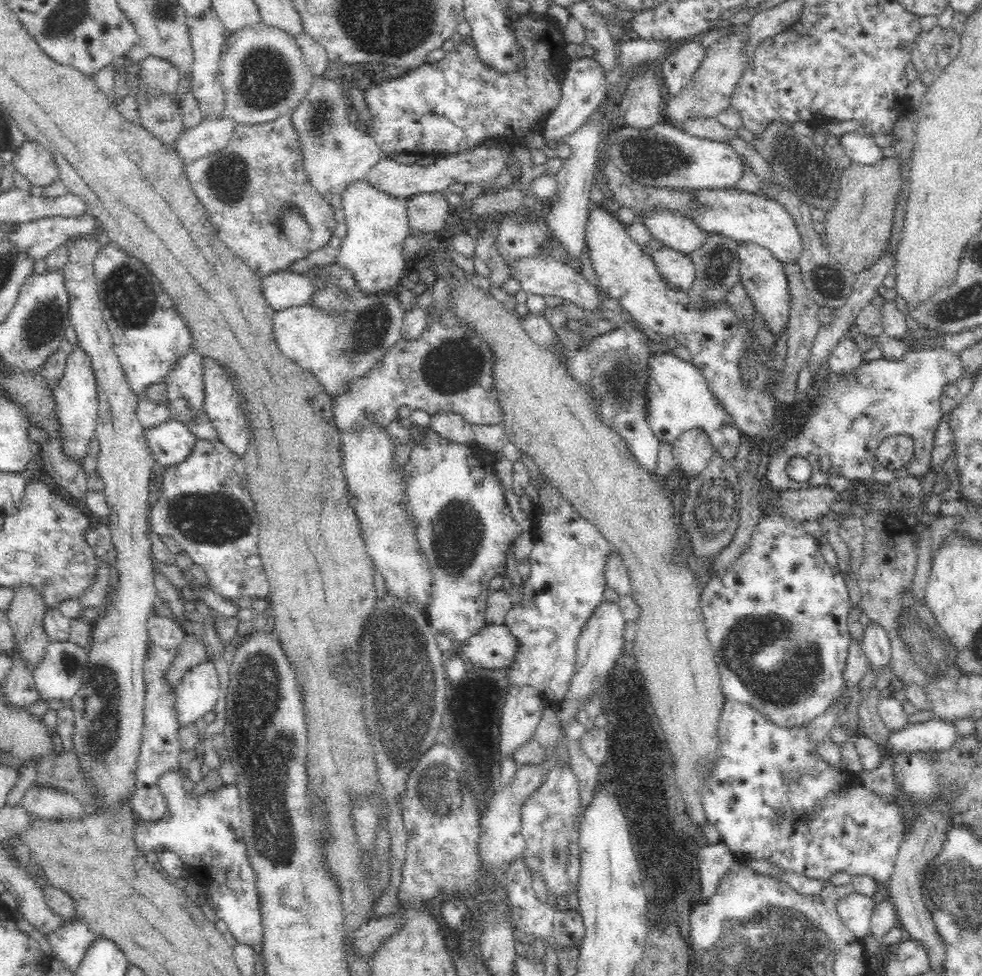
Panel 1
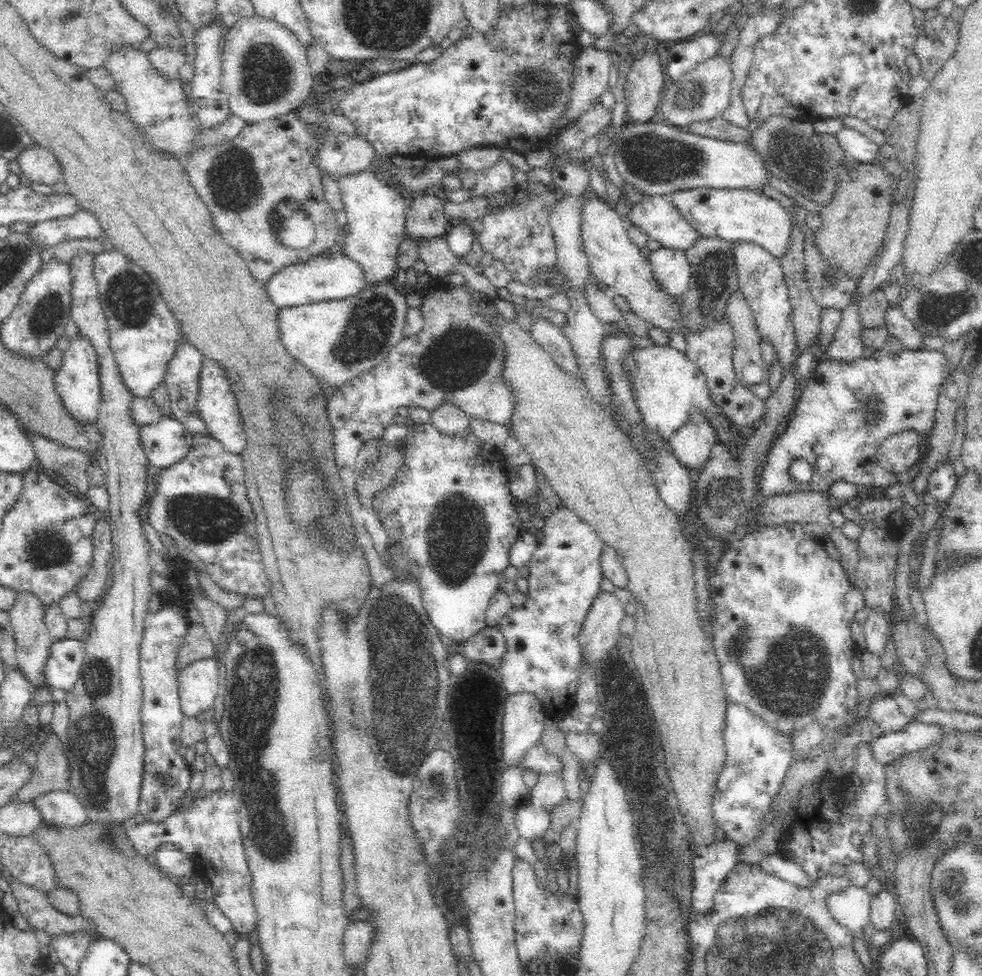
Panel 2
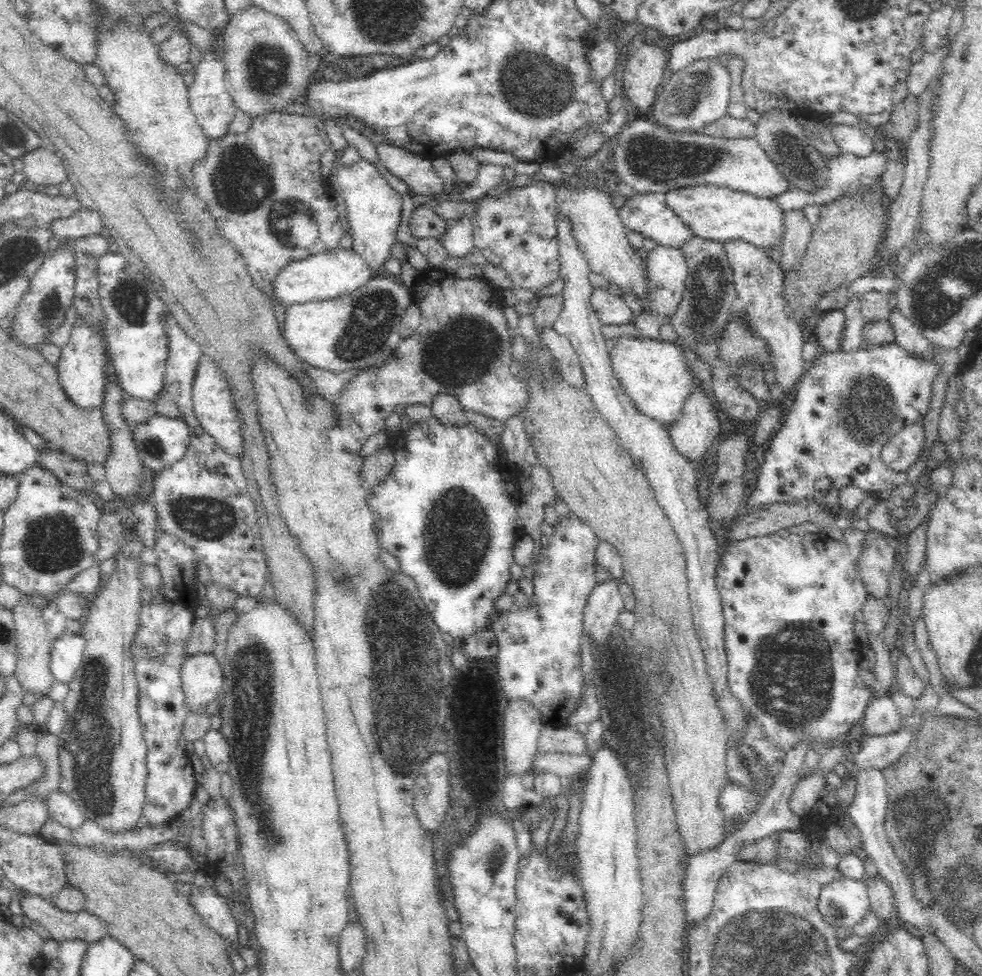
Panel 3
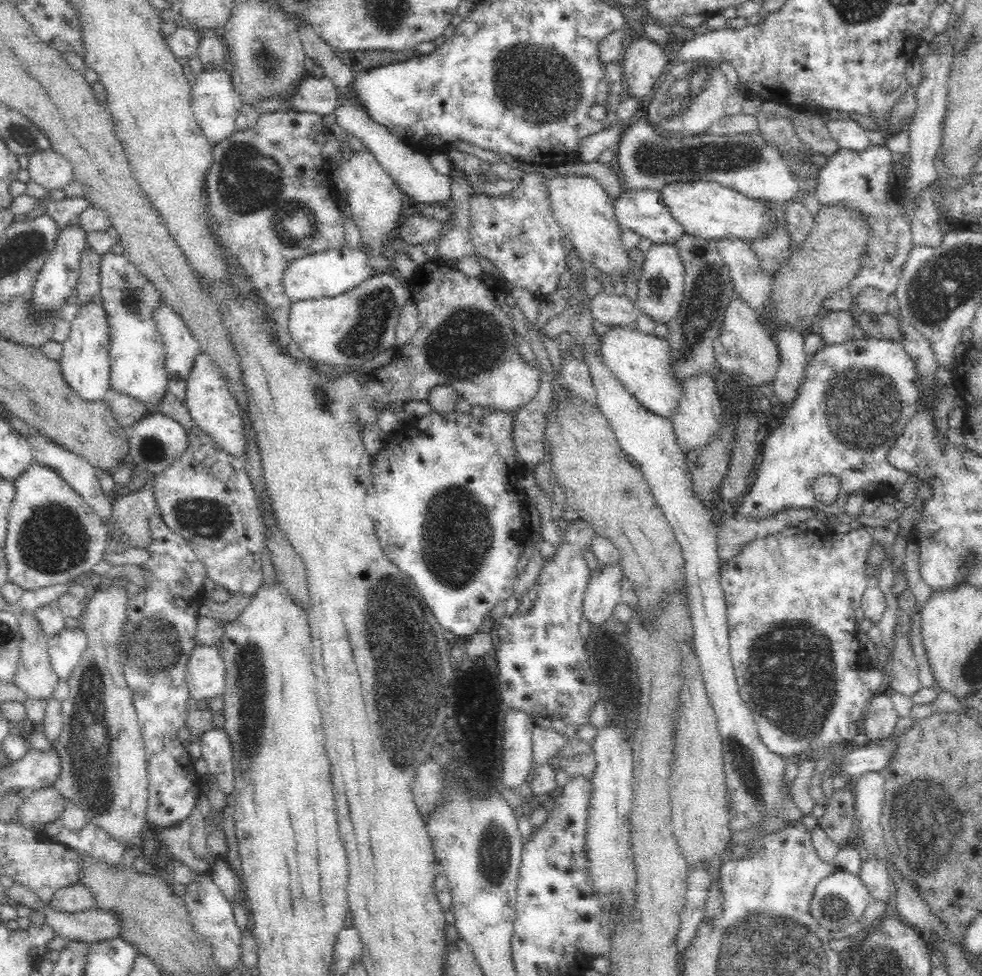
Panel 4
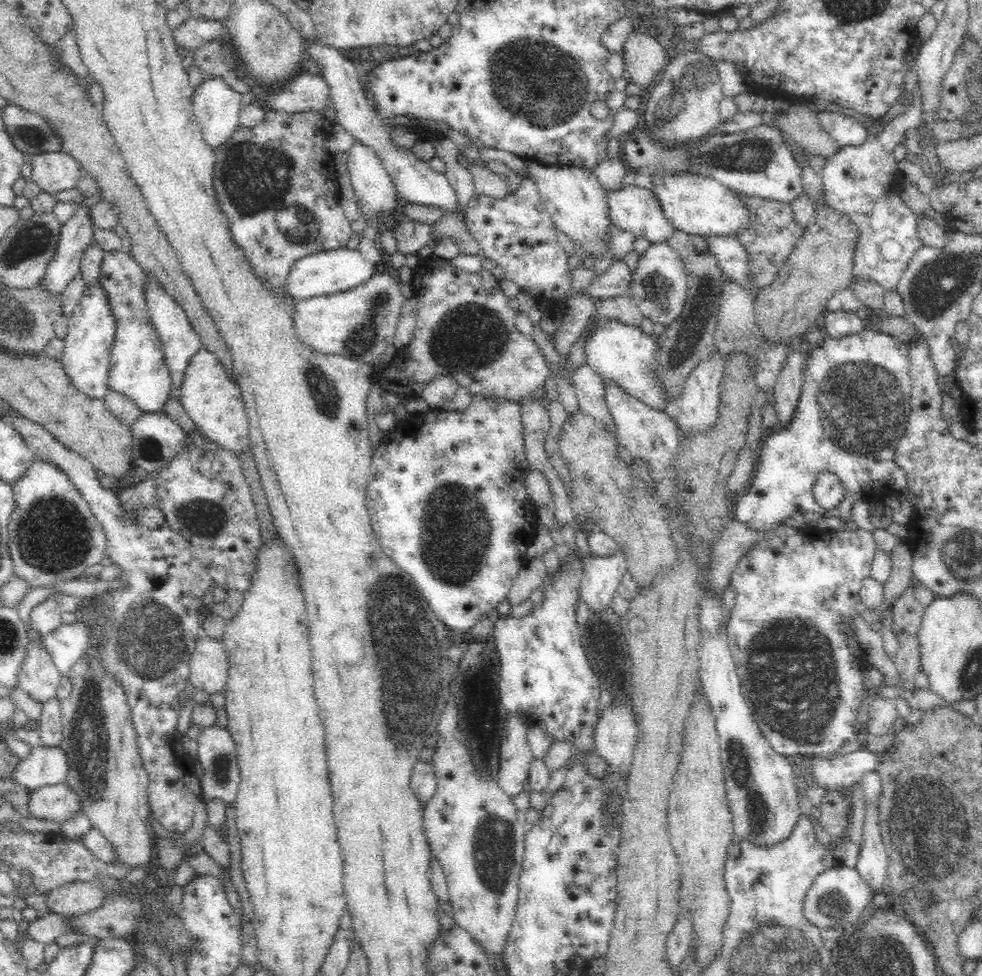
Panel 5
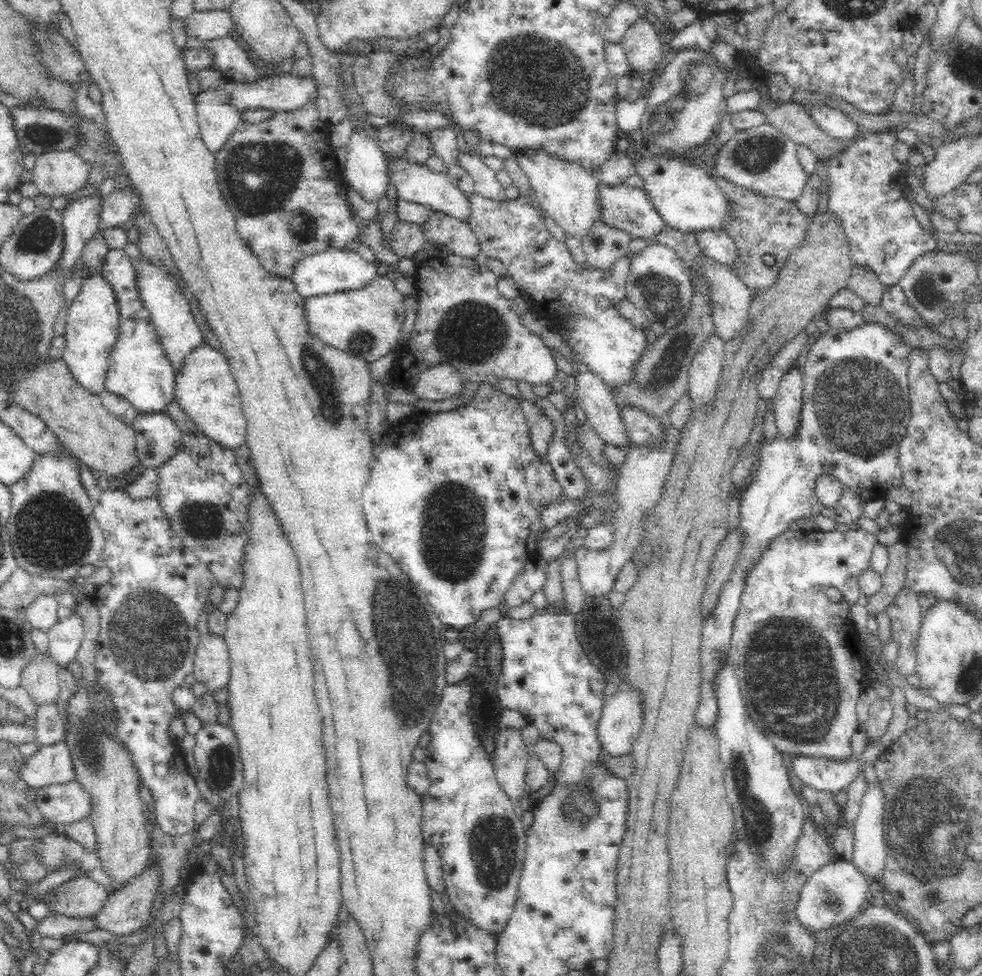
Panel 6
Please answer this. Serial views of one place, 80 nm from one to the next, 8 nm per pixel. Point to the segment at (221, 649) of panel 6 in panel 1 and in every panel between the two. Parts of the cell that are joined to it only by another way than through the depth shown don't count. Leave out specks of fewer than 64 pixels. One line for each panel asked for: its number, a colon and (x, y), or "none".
1: (198, 690)
2: (198, 682)
3: (202, 679)
4: (206, 672)
5: (209, 665)

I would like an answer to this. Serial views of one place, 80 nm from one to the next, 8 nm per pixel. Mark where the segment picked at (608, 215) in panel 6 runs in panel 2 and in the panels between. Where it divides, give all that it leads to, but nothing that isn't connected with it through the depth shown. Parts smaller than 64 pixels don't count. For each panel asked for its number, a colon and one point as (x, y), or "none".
2: (654, 214)
3: (647, 213)
4: (640, 209)
5: (633, 208)

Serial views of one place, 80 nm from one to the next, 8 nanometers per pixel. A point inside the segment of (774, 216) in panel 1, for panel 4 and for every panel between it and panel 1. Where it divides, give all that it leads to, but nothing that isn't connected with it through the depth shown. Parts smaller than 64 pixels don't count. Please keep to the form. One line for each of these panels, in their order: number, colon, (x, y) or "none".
2: (733, 215)
3: (712, 212)
4: (707, 209)

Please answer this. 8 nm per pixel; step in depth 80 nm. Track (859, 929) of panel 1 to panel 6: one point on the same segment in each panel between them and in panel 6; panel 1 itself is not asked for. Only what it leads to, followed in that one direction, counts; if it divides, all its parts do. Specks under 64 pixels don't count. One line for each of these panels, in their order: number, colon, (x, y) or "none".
2: (850, 907)
3: (843, 903)
4: (838, 900)
5: (838, 896)
6: (836, 892)

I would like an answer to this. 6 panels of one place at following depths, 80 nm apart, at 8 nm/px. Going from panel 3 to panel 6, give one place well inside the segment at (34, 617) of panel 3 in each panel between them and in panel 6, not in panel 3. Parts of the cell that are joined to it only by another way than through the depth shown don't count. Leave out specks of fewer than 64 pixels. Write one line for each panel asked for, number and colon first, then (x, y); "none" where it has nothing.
4: (36, 678)
5: (39, 677)
6: (40, 679)

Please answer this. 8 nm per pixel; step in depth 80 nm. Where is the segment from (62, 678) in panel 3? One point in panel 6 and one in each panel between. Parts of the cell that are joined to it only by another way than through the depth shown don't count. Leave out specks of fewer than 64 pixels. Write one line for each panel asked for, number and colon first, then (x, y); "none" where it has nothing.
4: (65, 648)
5: (66, 645)
6: (66, 635)

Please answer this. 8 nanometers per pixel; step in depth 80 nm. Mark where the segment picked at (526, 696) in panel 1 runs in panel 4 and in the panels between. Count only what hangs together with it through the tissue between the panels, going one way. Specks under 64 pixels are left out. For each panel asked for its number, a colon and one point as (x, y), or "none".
2: (523, 723)
3: (522, 723)
4: (518, 759)

